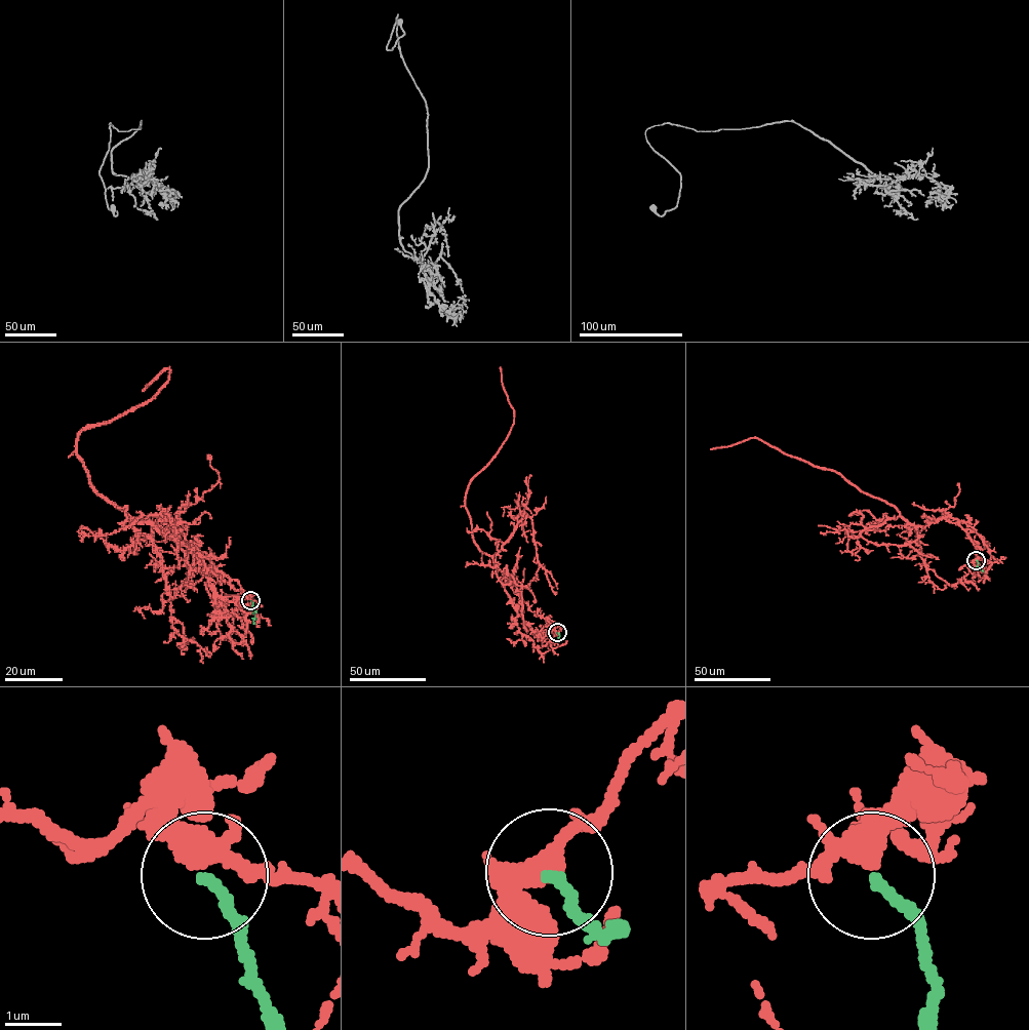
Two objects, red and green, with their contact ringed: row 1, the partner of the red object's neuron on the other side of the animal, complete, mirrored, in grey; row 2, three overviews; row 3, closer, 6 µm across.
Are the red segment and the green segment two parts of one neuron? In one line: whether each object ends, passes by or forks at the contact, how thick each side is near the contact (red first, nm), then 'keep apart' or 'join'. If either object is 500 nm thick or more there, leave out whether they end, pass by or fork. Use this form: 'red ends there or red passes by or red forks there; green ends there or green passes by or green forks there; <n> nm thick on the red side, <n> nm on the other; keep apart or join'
red forks there; green ends there; 320 nm thick on the red side, 190 nm on the other; keep apart

